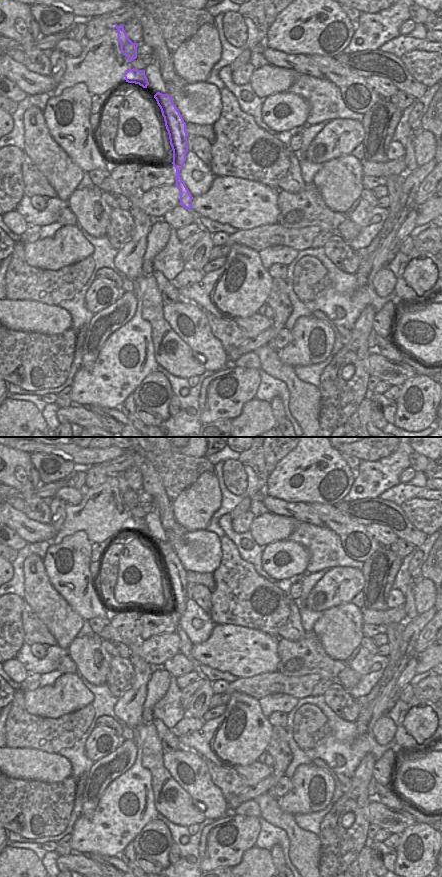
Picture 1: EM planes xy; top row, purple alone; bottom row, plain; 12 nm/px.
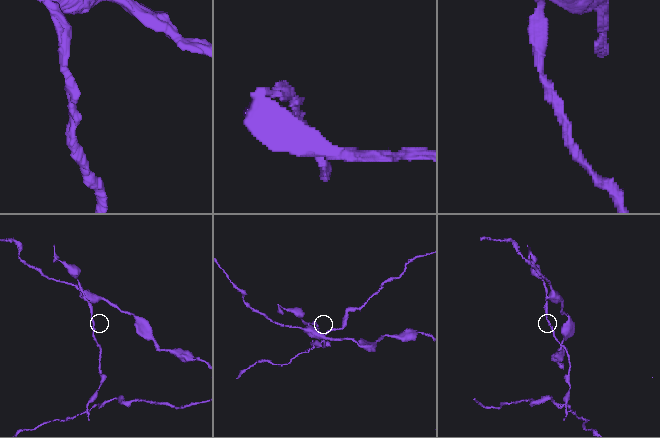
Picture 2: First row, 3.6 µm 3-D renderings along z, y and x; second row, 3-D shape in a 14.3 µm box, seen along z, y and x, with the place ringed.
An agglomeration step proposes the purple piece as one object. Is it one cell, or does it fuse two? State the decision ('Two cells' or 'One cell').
Two cells.

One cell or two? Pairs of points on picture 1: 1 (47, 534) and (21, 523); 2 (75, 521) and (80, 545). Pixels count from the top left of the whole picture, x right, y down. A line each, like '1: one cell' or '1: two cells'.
1: one cell
2: two cells

